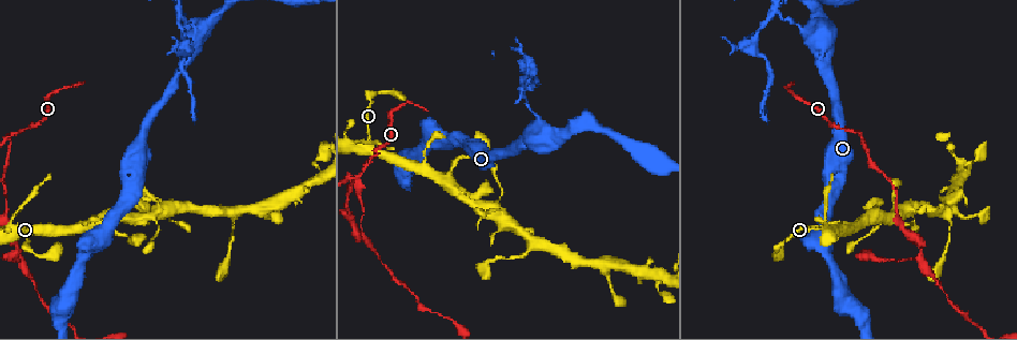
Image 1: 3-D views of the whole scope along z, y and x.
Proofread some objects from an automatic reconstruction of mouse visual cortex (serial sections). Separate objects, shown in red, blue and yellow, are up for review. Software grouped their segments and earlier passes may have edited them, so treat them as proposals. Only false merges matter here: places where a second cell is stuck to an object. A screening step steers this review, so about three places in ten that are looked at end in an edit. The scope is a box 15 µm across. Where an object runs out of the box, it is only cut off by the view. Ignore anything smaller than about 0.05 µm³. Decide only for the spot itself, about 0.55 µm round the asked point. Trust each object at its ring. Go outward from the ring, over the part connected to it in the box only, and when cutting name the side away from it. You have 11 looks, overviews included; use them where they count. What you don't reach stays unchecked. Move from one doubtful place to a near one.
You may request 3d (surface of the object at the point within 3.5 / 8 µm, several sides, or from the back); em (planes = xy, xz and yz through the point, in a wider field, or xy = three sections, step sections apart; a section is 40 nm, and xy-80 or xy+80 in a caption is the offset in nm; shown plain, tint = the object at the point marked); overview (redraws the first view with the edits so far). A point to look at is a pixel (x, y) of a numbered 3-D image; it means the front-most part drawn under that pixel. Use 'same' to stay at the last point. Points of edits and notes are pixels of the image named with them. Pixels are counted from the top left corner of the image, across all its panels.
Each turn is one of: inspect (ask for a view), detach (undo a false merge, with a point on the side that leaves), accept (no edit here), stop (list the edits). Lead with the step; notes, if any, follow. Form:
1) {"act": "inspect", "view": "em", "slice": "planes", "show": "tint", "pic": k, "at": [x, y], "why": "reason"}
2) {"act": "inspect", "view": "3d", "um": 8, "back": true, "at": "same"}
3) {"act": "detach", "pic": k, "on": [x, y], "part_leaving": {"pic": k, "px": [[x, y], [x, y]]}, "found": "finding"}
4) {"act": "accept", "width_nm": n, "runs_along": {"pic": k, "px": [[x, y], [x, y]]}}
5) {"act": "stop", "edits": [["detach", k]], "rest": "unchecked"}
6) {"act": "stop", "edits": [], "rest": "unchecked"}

{"act": "inspect", "view": "3d", "um": 3.5, "pic": 1, "at": [11, 136], "why": "arms part here"}

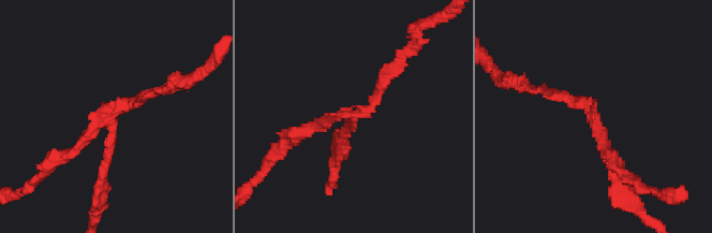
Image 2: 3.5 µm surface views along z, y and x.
{"act": "inspect", "view": "em", "slice": "xy", "step": 1, "show": "tint", "pic": 2, "at": [593, 115], "why": "shape alone is not enough"}

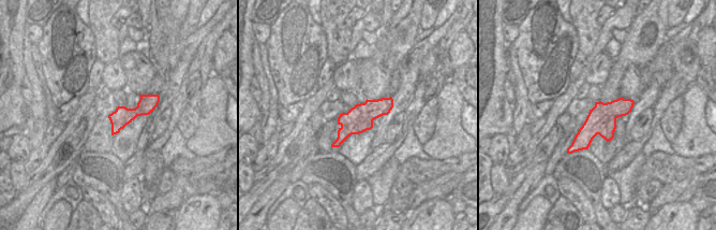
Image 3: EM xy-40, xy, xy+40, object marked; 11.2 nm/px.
{"act": "detach", "pic": 2, "on": [104, 164], "arms": 3, "part_leaving": {"pic": 2, "px": [[112, 118], [112, 147], [94, 210]]}, "found": "a second cell is stuck on"}

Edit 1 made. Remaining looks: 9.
{"act": "inspect", "view": "3d", "um": 3.5, "pic": 1, "at": [366, 146], "why": "abrupt turn"}

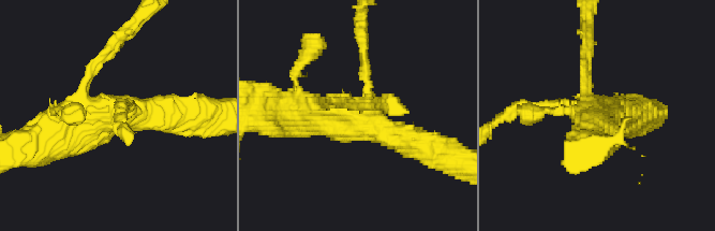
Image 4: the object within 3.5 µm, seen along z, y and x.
{"act": "inspect", "view": "em", "slice": "xy", "step": 1, "show": "tint", "pic": 4, "at": [364, 118]}

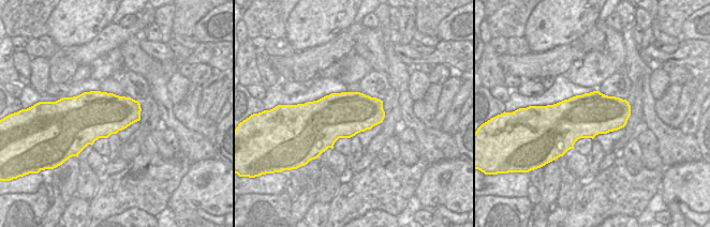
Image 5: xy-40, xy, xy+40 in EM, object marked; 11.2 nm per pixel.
{"act": "accept", "runs_along": {"pic": 4, "px": [[363, 52], [363, 120], [426, 147]]}, "found": "continuous, no second cell"}

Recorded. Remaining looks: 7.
{"act": "inspect", "view": "3d", "um": 8, "pic": 1, "at": [524, 93], "why": "branch point"}

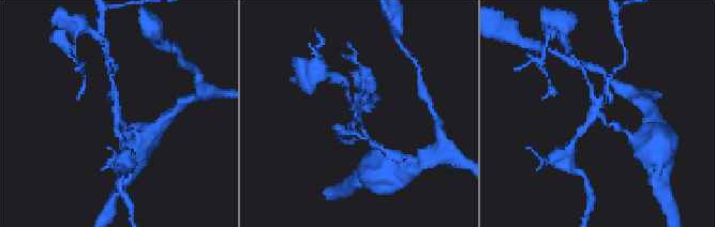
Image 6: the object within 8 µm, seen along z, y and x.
{"act": "inspect", "view": "em", "slice": "xy", "step": 1, "show": "tint", "pic": 6, "at": [117, 116], "arms": 3, "arm_widths_nm": [150, 150, 200], "why": "shape alone is not enough"}

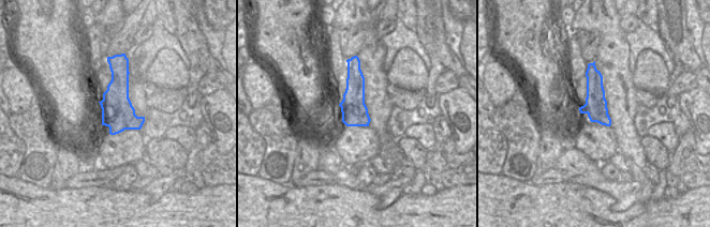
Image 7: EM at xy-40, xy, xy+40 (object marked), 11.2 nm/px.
{"act": "accept", "runs_along": {"pic": 6, "px": [[620, 130], [596, 115], [577, 137]]}, "found": "all the same cell"}

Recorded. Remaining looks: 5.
{"act": "inspect", "view": "3d", "um": 3.5, "pic": 1, "at": [664, 278], "why": "two arms in line, one across"}

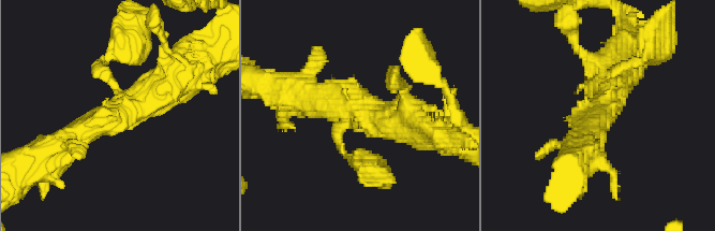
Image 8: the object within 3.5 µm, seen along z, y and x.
{"act": "inspect", "view": "em", "slice": "xy", "step": 1, "show": "tint", "pic": 8, "at": [601, 109], "arms": 3, "arm_widths_nm": [150, 400, 400], "why": "need the tissue"}

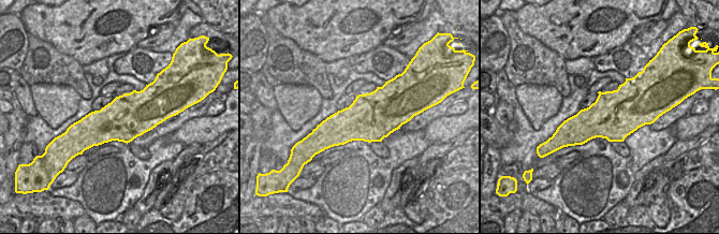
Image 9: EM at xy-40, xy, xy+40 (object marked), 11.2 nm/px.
{"act": "accept", "width_nm": 550, "runs_along": {"pic": 8, "px": [[583, 144], [632, 61]]}, "found": "all the same cell"}

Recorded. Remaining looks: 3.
{"act": "stop", "edits": [["detach", 2]], "rest": "unchecked"}

